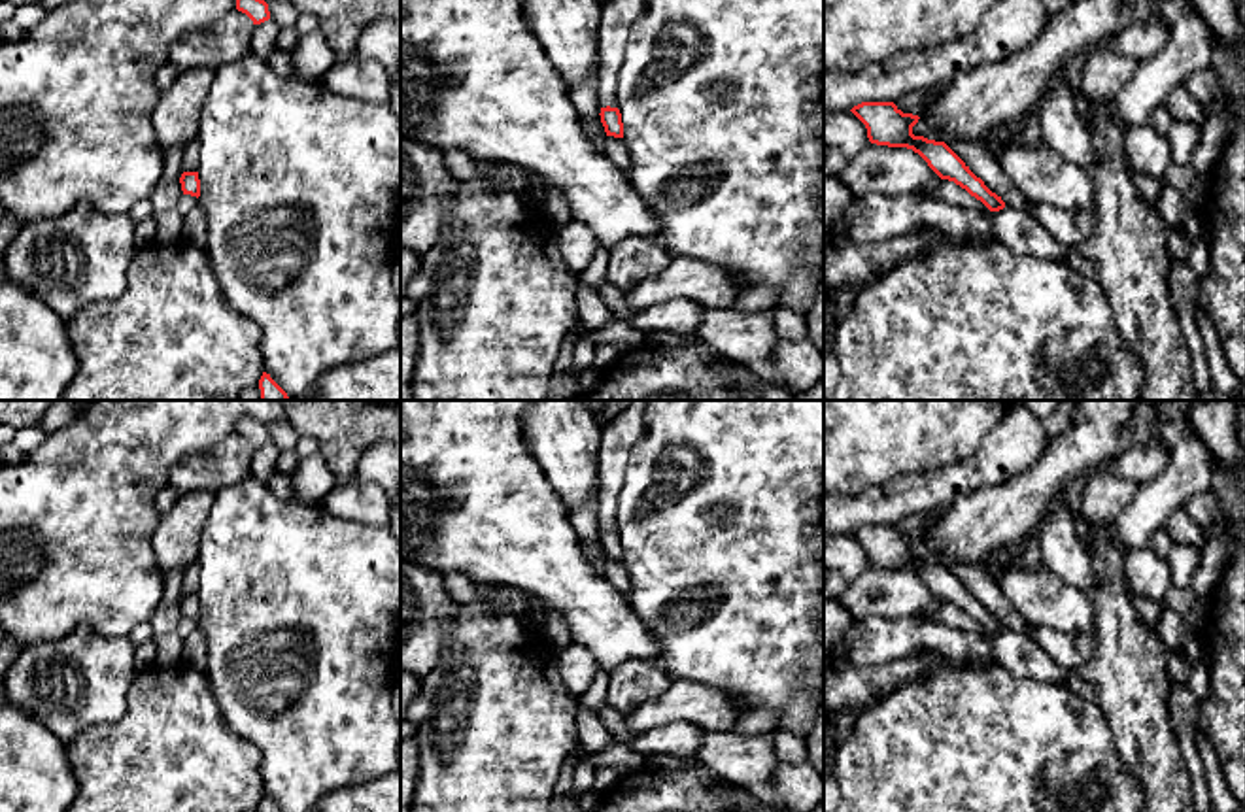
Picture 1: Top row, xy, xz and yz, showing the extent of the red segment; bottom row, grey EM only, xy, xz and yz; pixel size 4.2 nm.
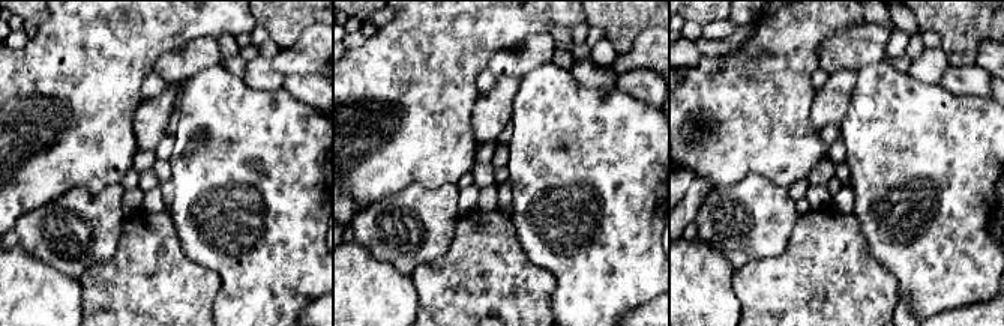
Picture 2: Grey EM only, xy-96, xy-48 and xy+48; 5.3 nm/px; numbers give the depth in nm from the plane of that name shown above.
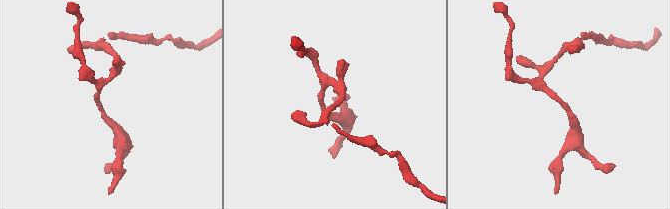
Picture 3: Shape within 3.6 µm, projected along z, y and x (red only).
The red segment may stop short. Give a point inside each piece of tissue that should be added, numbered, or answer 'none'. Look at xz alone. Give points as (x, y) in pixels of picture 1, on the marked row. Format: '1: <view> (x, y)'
1: xz (594, 129)

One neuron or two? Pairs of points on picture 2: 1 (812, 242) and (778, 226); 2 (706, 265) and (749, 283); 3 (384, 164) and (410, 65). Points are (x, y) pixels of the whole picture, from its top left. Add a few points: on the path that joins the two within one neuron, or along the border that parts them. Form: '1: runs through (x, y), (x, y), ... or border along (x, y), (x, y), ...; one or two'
1: border along (799, 215), (788, 245), (781, 253), (769, 257); two
2: border along (734, 271), (733, 290), (742, 310); two
3: runs through (395, 140), (408, 113), (410, 89); one

